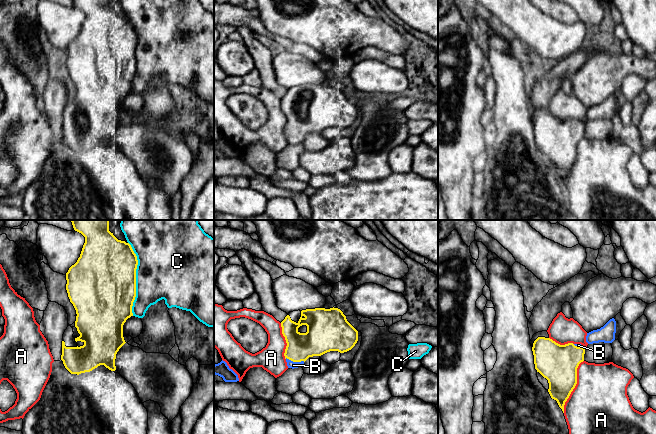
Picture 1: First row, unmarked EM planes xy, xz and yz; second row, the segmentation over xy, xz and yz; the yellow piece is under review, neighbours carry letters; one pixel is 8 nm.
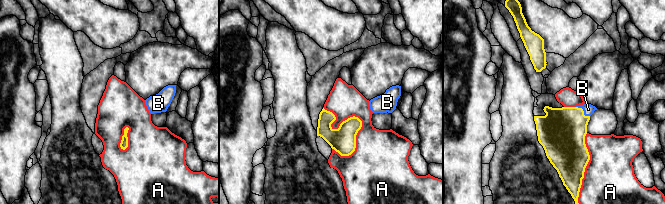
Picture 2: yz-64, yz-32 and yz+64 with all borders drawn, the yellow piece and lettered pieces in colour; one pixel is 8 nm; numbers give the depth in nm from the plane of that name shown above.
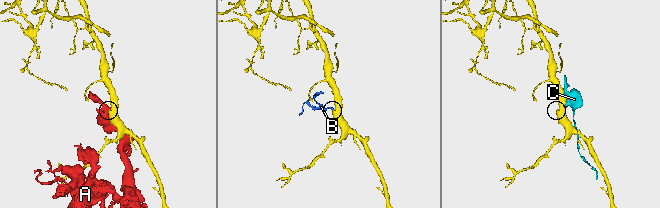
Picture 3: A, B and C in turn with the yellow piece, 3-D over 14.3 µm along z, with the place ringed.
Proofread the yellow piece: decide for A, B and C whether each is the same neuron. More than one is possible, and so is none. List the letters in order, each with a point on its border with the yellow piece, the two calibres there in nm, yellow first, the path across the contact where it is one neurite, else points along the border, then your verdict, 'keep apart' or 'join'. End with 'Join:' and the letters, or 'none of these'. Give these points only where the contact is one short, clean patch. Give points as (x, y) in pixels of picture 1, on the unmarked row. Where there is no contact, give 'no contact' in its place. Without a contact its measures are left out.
A: yz (575, 161) | 300/480 nm | keep apart
B: xz (295, 137) | 240/60 nm | across xz (318, 116), (295, 137), (290, 140) | join
C: xy (135, 55) | 500/440 nm | keep apart
Join: B

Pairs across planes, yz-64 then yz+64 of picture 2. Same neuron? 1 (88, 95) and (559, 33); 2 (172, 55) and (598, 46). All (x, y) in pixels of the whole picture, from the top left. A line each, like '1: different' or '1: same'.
1: different
2: different

